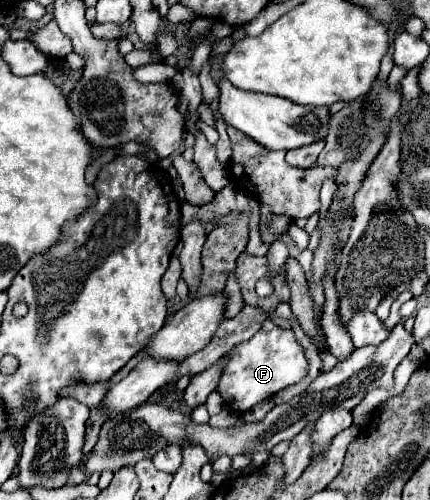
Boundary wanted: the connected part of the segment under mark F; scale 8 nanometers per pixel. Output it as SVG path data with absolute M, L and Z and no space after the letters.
M267 318L263 322L263 328L251 340L231 350L217 392L221 394L229 410L243 414L251 406L275 396L279 390L301 382L307 376L307 372L309 372L309 364L305 352L301 344L295 340L293 330L283 330Z

